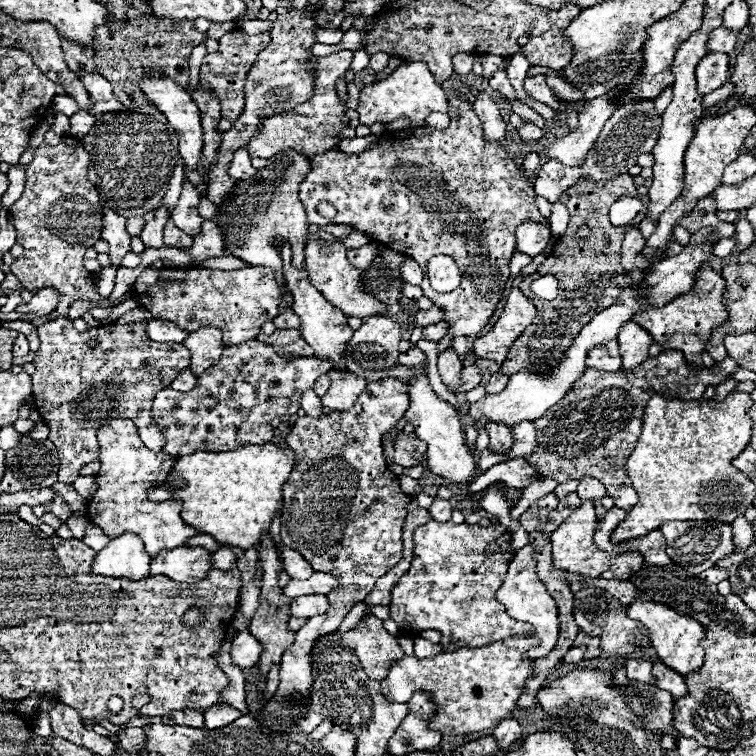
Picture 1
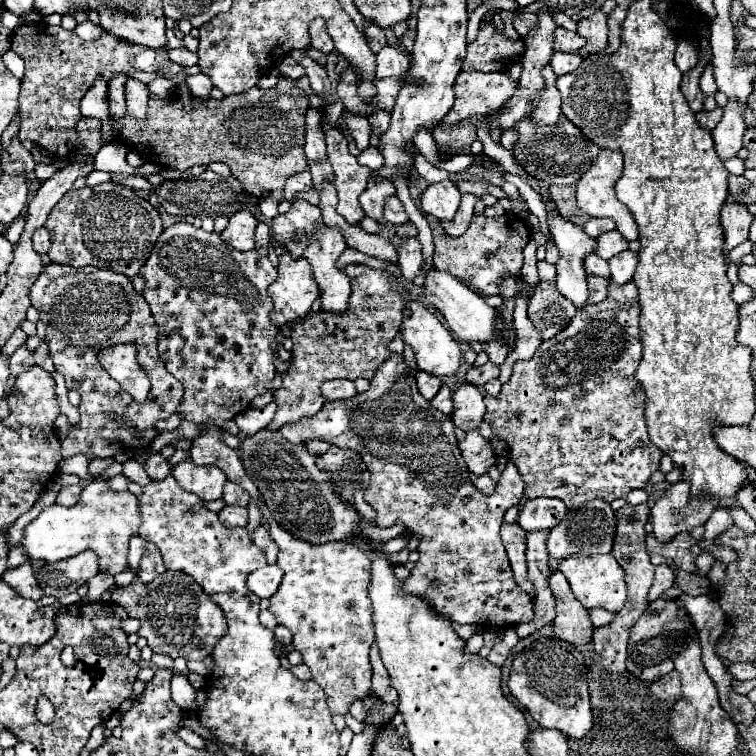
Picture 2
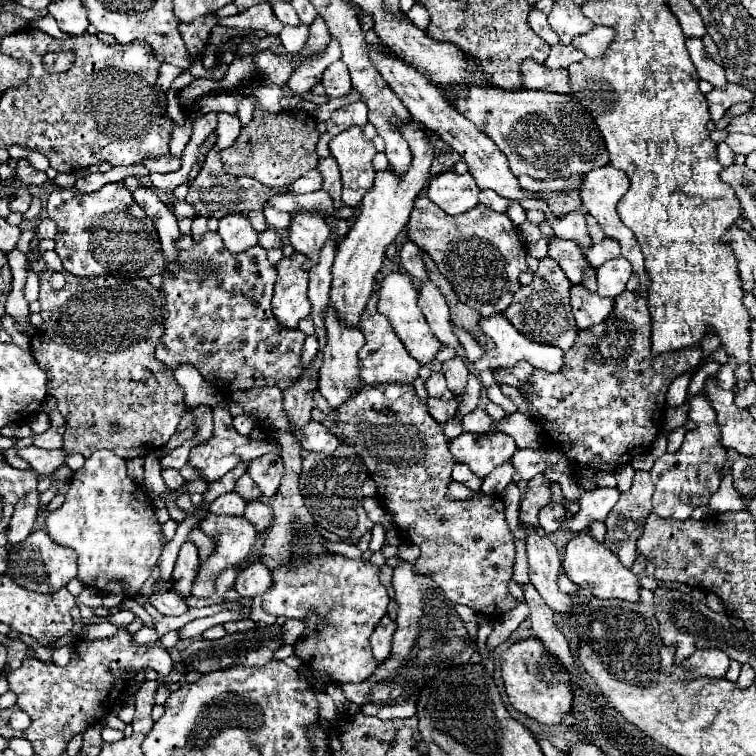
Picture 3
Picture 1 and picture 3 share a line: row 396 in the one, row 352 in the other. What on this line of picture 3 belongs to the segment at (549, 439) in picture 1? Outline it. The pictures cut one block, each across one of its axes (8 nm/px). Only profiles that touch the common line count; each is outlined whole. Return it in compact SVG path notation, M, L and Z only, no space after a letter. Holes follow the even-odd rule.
M574 284L570 288L570 304L574 306L576 326L592 328L580 330L572 348L564 352L562 372L532 372L528 378L530 392L524 392L524 396L532 414L530 418L540 426L542 434L546 434L542 436L542 448L562 452L578 470L572 472L576 484L582 490L594 490L594 474L598 470L612 472L622 464L630 464L632 458L628 456L650 452L652 440L660 434L666 392L674 380L674 366L676 376L690 372L702 362L702 350L686 348L652 356L646 298L630 290L624 290L616 300L608 300L586 290L582 284Z

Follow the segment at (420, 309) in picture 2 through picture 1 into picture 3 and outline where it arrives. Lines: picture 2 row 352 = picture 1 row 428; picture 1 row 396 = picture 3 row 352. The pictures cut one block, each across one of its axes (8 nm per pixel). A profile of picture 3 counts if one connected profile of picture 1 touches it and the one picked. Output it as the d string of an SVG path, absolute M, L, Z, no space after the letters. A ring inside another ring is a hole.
M396 272L384 276L382 288L380 288L380 302L378 302L380 314L384 314L384 316L390 320L394 332L398 334L398 338L402 340L402 344L406 346L406 350L408 350L420 364L430 364L430 362L436 358L436 354L442 350L442 344L440 344L438 338L430 332L430 326L428 326L424 314L420 312L416 300L418 300L418 290L416 290L414 282L410 280L410 276L406 276L406 274L396 274Z

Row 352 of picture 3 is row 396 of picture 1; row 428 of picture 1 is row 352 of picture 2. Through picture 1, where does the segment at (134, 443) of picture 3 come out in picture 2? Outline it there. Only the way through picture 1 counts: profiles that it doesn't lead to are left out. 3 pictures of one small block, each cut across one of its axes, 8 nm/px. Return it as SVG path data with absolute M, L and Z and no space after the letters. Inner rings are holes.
M50 264L42 270L38 280L30 288L30 302L40 312L40 318L46 324L48 348L56 372L66 378L68 388L76 388L82 394L82 402L78 406L82 416L80 428L72 428L62 440L62 456L70 458L74 454L84 454L88 460L92 460L112 458L122 448L146 448L156 438L154 424L158 420L166 420L170 414L176 412L182 396L182 386L160 360L158 328L144 296L132 288L130 280L124 274L94 266L84 266L76 270L72 266ZM122 342L136 342L138 360L152 382L148 402L144 404L132 402L132 398L128 398L128 394L120 390L120 384L110 378L98 362L98 352L104 346ZM108 416L126 416L128 420L136 422L136 428L108 422ZM136 434L142 434L142 438L138 438Z

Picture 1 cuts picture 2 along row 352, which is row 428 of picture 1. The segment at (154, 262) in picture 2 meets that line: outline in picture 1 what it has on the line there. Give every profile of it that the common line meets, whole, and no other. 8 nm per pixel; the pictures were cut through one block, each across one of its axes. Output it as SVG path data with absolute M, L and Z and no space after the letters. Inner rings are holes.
M258 340L240 346L226 346L218 364L198 376L192 392L164 388L156 394L152 418L166 436L164 452L178 458L192 452L226 452L242 444L266 444L274 436L272 420L298 412L300 396L314 380L332 370L330 360L294 358L282 360Z

